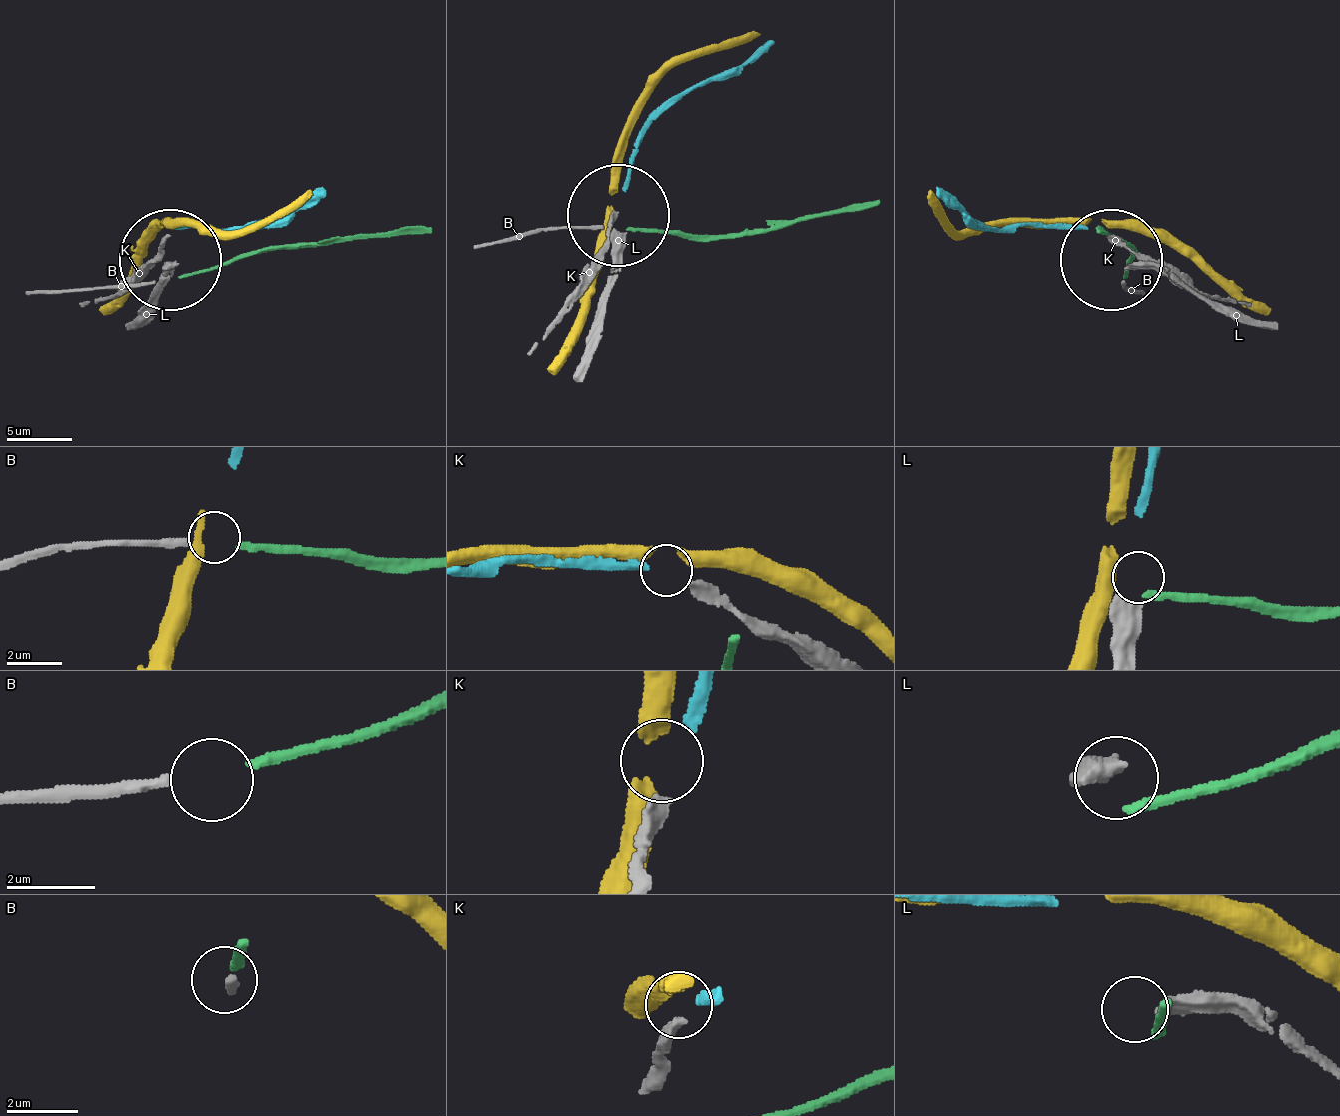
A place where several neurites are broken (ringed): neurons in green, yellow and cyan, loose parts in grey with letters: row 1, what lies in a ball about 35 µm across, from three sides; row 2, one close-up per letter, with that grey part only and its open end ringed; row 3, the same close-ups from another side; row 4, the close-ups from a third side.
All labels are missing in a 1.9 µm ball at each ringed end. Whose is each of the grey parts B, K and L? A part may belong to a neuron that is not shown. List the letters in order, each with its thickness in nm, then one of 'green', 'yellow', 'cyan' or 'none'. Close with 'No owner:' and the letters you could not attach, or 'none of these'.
B: calibre 280 nm; green
K: calibre 320 nm; cyan
L: calibre 420 nm; none
No owner: L

